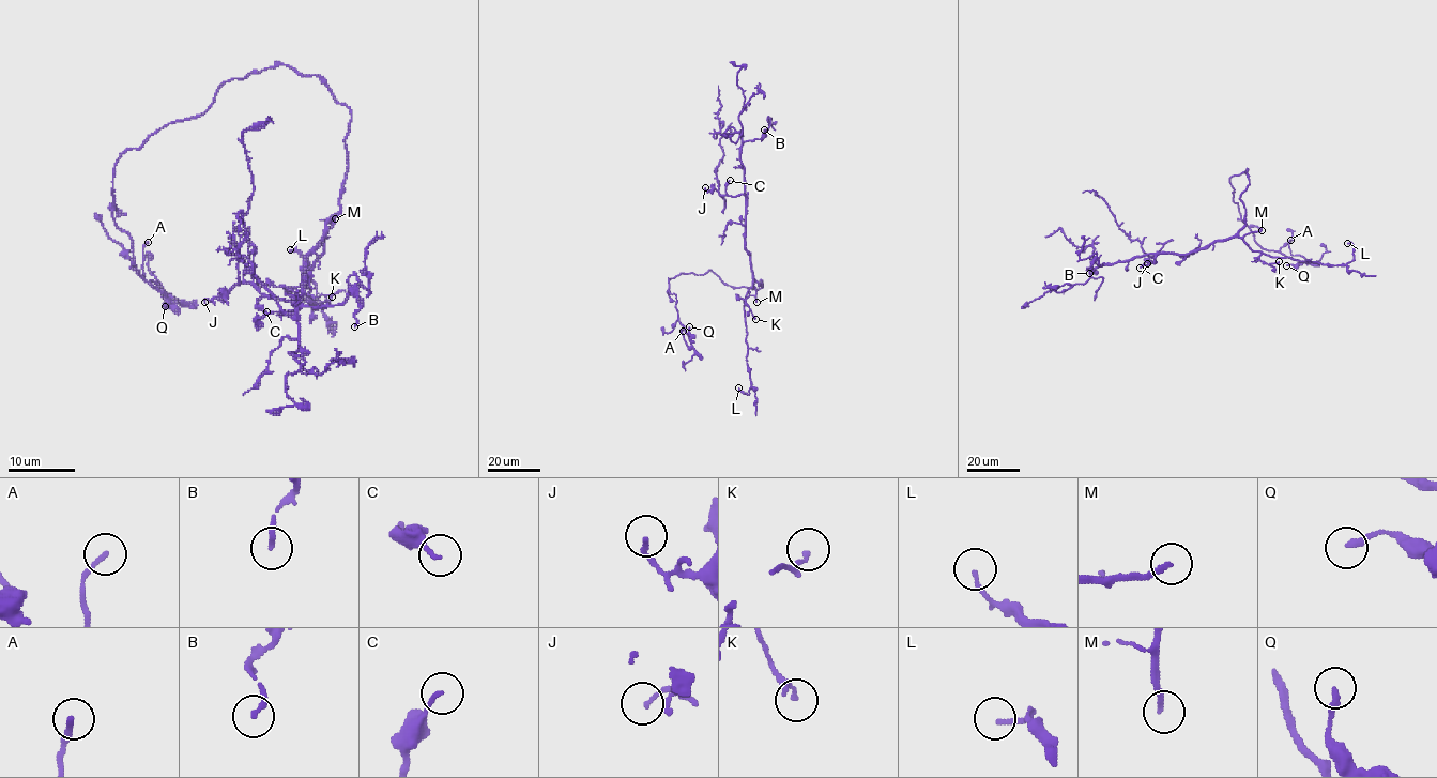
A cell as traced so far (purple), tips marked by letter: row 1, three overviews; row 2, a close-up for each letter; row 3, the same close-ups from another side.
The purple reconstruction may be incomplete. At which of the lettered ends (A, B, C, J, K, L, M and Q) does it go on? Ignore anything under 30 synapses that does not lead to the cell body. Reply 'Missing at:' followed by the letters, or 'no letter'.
Missing at: M

